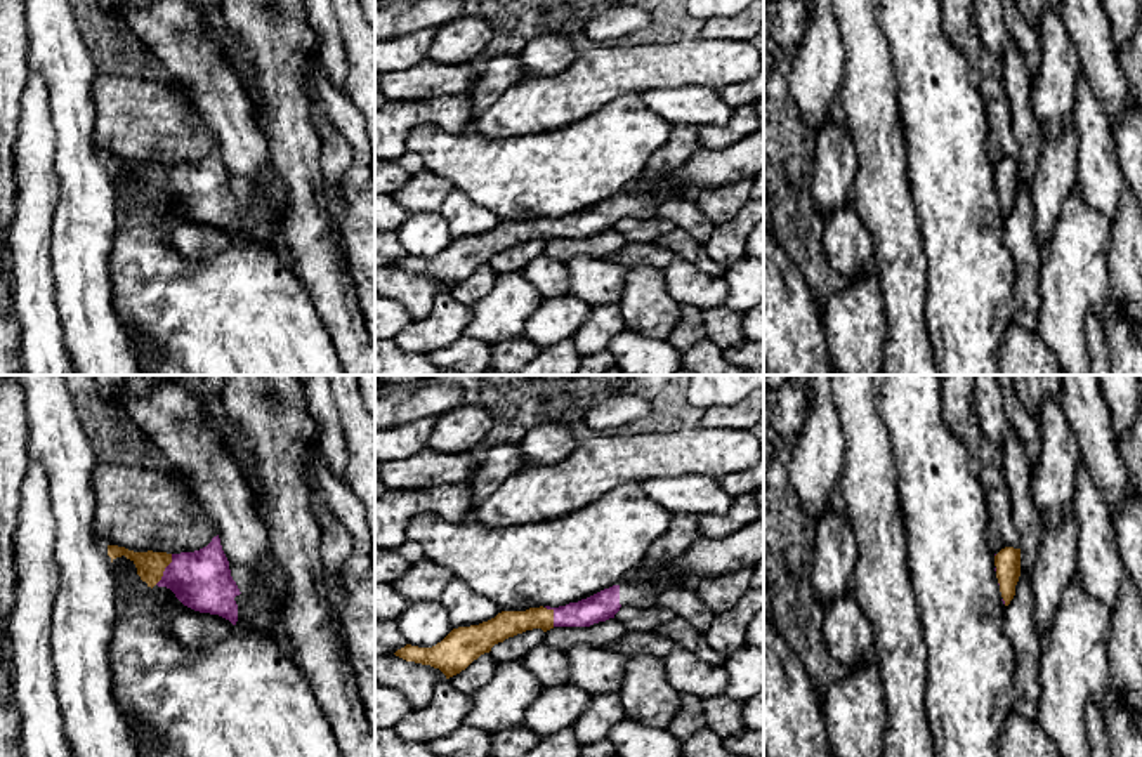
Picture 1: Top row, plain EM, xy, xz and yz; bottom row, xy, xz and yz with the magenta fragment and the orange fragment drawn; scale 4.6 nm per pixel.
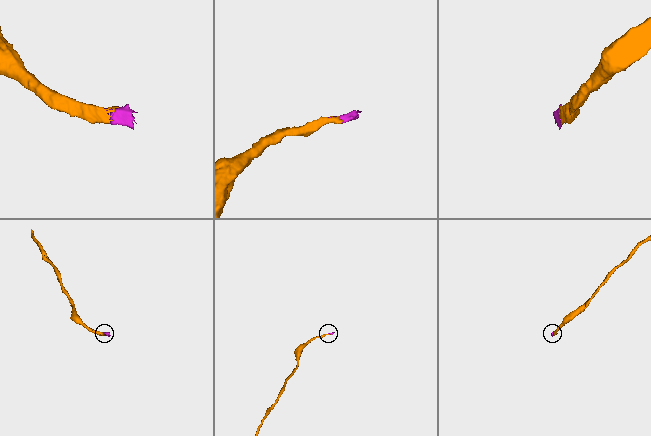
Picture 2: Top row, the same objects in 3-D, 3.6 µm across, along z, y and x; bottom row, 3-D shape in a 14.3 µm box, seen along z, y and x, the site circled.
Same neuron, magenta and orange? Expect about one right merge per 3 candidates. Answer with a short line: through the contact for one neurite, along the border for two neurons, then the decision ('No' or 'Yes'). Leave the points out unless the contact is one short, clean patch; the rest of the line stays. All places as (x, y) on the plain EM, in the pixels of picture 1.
Line: xy (202, 191), (165, 181), (150, 176). Yes

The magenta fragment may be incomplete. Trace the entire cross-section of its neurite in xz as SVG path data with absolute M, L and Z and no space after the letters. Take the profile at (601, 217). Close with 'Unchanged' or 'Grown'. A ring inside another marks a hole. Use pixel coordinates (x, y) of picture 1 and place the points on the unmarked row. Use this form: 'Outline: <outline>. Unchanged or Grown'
Outline: M668 177L640 181L618 196L578 214L559 219L540 217L526 222L502 222L479 236L453 240L432 259L406 255L394 266L406 273L439 280L450 290L509 248L533 240L547 243L554 238L590 238L614 229L623 217L654 219L660 205L670 198L677 196Z. Grown

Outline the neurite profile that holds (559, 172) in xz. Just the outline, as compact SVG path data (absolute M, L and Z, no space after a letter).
M630 92L585 120L543 134L488 137L474 127L450 134L425 123L410 132L406 149L422 156L425 170L450 181L502 222L526 222L578 214L635 186L647 160L668 142L670 132L672 125Z

